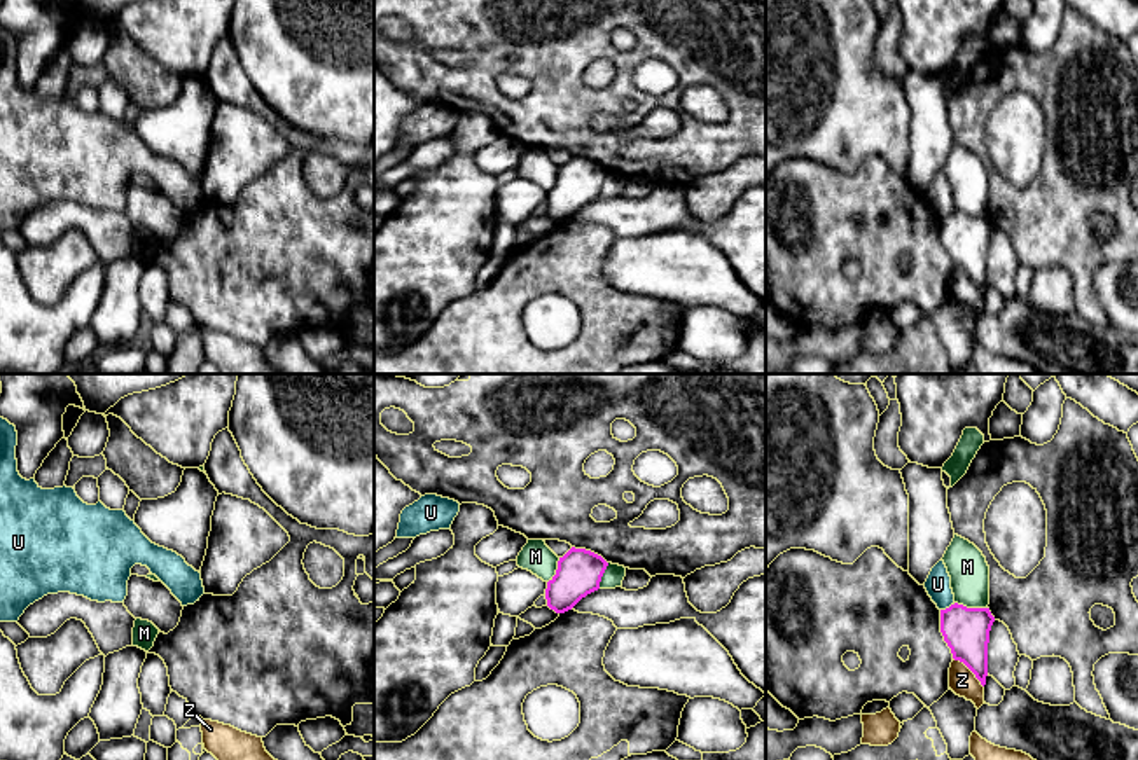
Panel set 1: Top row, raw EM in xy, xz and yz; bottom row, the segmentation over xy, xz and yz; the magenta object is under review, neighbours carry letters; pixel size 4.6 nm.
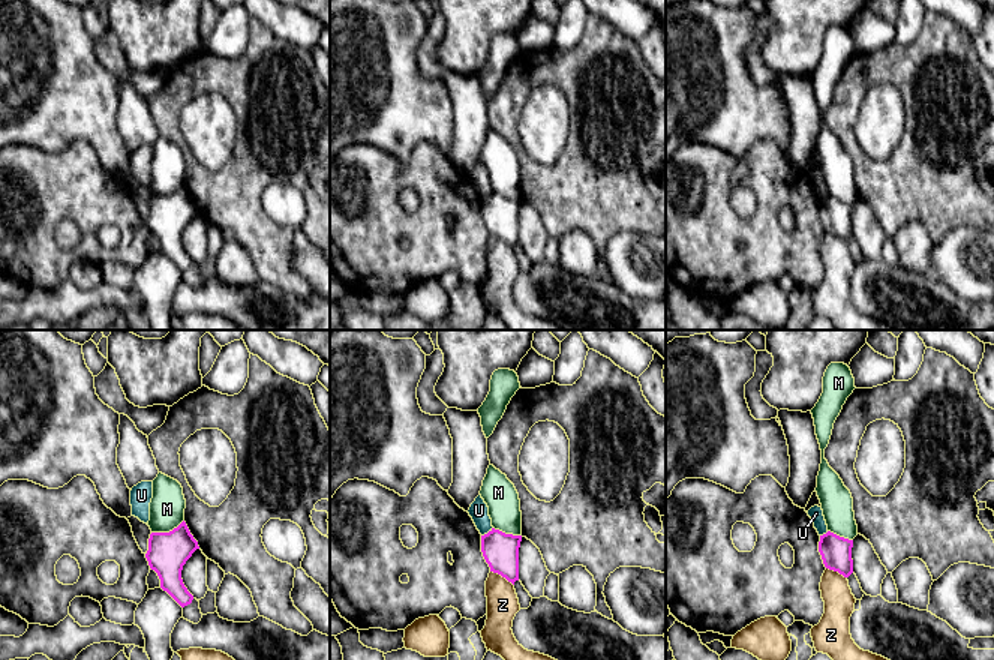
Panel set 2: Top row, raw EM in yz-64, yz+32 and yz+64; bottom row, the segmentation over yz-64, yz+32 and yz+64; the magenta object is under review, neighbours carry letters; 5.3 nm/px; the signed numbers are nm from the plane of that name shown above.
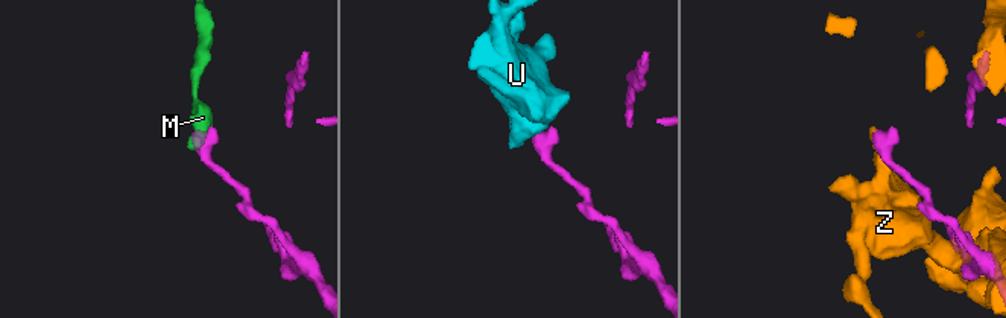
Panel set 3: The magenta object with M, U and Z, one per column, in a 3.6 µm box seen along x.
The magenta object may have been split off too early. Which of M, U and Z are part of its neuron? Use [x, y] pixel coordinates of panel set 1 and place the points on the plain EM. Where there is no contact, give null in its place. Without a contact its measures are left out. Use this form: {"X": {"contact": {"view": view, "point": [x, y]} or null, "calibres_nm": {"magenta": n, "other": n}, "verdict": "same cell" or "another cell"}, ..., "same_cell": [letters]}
{"M": {"contact": {"view": "yz", "point": [971, 217]}, "calibres_nm": {"magenta": 200, "other": 180}, "verdict": "another cell"}, "U": {"contact": {"view": "yz", "point": [950, 215]}, "calibres_nm": {"magenta": 200, "other": 120}, "verdict": "another cell"}, "Z": {"contact": {"view": "yz", "point": [971, 278]}, "calibres_nm": {"magenta": 200, "other": 120}, "verdict": "another cell"}, "same_cell": []}

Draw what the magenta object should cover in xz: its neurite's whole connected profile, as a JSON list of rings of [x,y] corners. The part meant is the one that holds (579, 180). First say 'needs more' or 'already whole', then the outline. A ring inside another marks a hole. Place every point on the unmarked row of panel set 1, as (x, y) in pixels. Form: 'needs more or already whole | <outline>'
already whole | [[[572,155],[559,166],[556,183],[547,190],[547,215],[556,222],[572,218],[582,206],[600,197],[607,175],[601,164]]]

